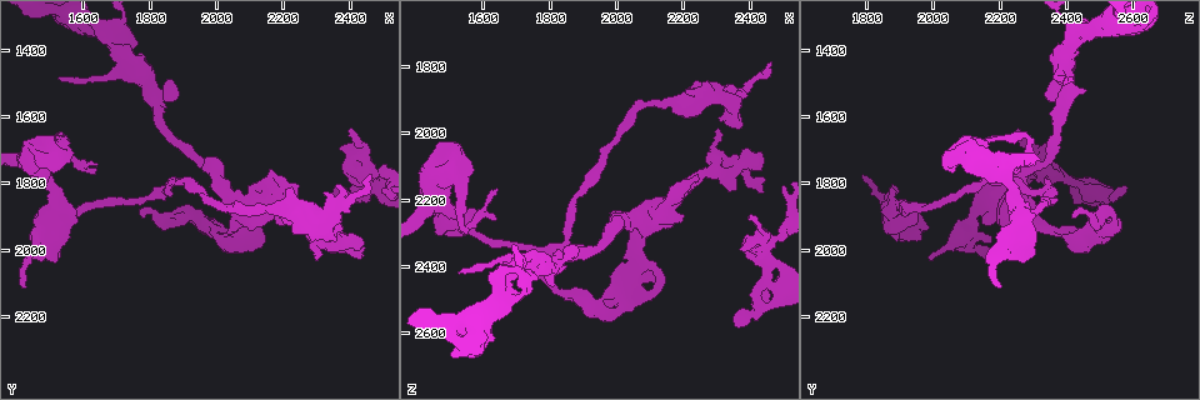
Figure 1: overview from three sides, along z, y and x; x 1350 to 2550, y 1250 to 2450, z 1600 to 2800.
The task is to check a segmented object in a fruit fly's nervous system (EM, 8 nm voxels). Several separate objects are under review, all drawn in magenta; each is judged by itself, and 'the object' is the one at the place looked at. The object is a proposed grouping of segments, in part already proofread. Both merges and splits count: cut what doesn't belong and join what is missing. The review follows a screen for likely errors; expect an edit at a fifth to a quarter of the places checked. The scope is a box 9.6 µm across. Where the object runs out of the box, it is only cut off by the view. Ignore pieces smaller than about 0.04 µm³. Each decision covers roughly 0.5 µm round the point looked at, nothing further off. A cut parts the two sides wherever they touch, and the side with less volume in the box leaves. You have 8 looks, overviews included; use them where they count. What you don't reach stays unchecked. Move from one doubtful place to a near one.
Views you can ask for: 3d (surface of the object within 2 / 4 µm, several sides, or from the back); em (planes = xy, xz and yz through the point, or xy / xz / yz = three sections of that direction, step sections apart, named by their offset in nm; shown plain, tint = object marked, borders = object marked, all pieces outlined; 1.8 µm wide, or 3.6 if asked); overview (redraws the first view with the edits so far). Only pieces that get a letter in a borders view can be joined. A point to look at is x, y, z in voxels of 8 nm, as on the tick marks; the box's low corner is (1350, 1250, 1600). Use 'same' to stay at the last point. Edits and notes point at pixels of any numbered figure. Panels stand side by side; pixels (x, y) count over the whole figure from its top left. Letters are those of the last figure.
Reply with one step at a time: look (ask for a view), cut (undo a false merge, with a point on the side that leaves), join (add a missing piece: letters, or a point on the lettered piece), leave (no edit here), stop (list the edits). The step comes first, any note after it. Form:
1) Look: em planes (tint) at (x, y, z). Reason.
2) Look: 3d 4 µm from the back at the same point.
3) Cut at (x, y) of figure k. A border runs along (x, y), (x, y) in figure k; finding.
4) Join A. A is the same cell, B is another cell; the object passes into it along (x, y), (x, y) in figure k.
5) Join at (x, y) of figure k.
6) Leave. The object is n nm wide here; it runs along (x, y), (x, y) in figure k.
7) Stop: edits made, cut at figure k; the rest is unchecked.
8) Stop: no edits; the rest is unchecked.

Look: em planes (borders) at (2320, 1830, 1870). Stops while still wide.

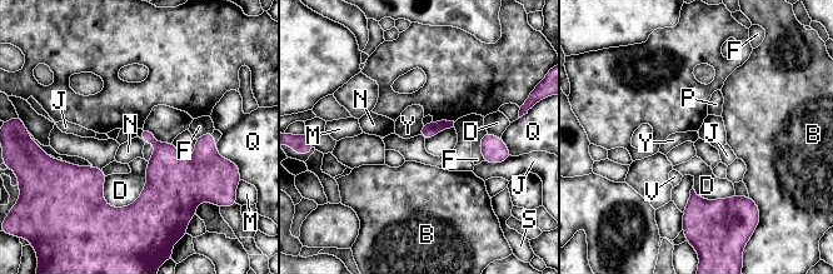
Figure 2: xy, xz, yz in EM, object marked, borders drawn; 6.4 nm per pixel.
Leave. B, D, F, J, M, N, P, Q, S, V and Y are other cells; it runs along (213, 145), (133, 209), (110, 208), (75, 174) in figure 2; no lettered piece goes on from it.

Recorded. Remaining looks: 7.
Look: em 3.6 µm xy step 8 (borders) at (2380, 1700, 2340). Free end.

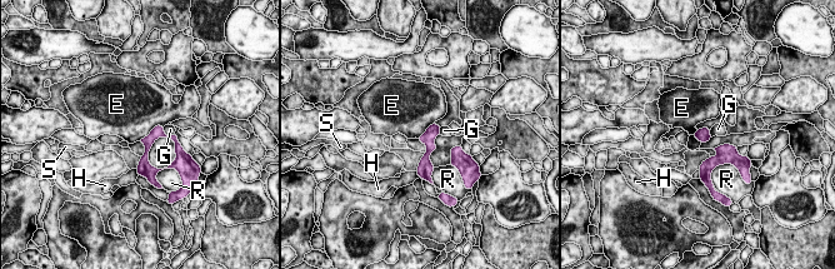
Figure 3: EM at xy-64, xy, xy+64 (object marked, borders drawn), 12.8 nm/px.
Look: em 3.6 µm planes (borders) at the same point. Another direction.

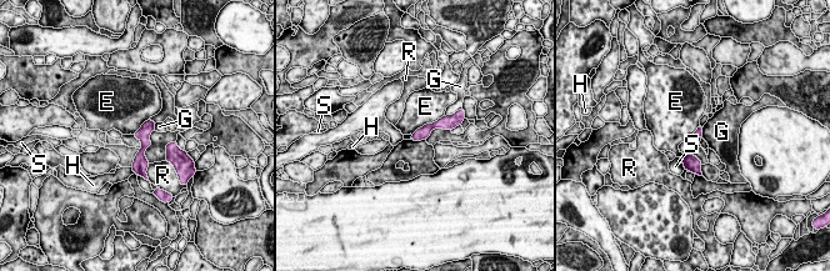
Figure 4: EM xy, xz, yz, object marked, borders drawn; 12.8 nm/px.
Leave. E, G, H, R and S are other cells; none of them fits.

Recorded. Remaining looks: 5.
Look: 3d 2 µm at (1790, 1900, 2420). End of a long branch.

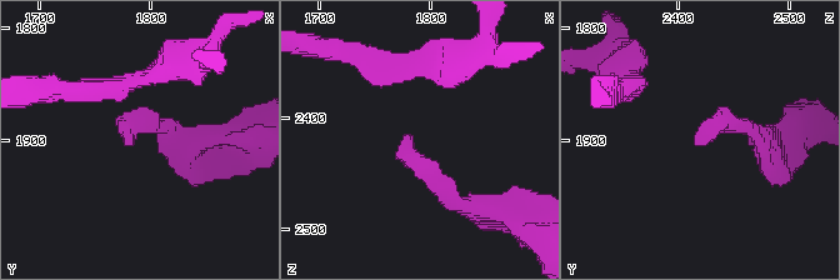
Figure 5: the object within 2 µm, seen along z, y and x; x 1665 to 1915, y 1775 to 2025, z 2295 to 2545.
Look: em xz step 8 (borders) at (1786, 1900, 2418).

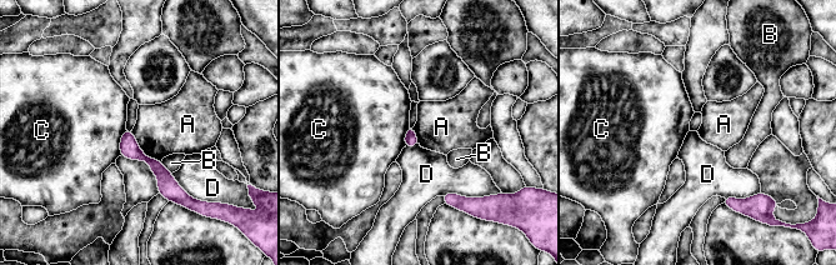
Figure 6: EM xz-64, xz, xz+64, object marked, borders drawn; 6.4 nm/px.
Look: em planes (borders) at the same point.

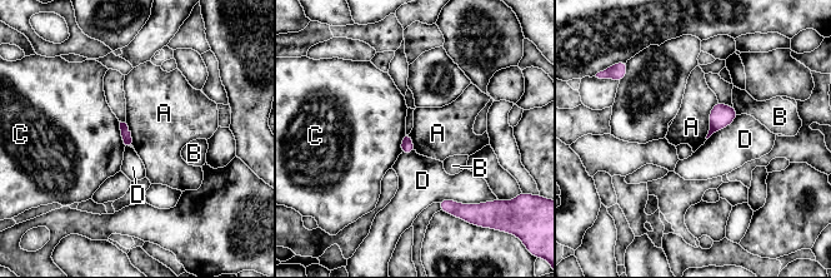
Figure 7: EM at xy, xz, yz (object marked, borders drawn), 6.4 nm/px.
Leave. The longest contact is with A, 260 nm; A, B, C and D are other cells; a border runs along (717, 100), (709, 115), (706, 139) in figure 7; no lettered piece goes on from it.

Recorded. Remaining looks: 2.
Look: em 3.6 µm planes (borders) at (2080, 1910, 2290). Arms part here.

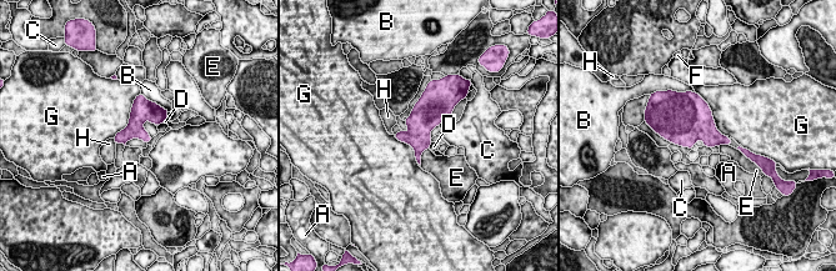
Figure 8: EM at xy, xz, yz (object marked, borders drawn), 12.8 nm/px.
Leave. The object is 220 nm wide here; A, B, C, D, E, F, G and H are other cells; a border runs along (140, 94), (128, 125), (113, 137) in figure 8; continuous, no second neuron.

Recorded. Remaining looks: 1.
Stop: no edits; the rest is unchecked.

